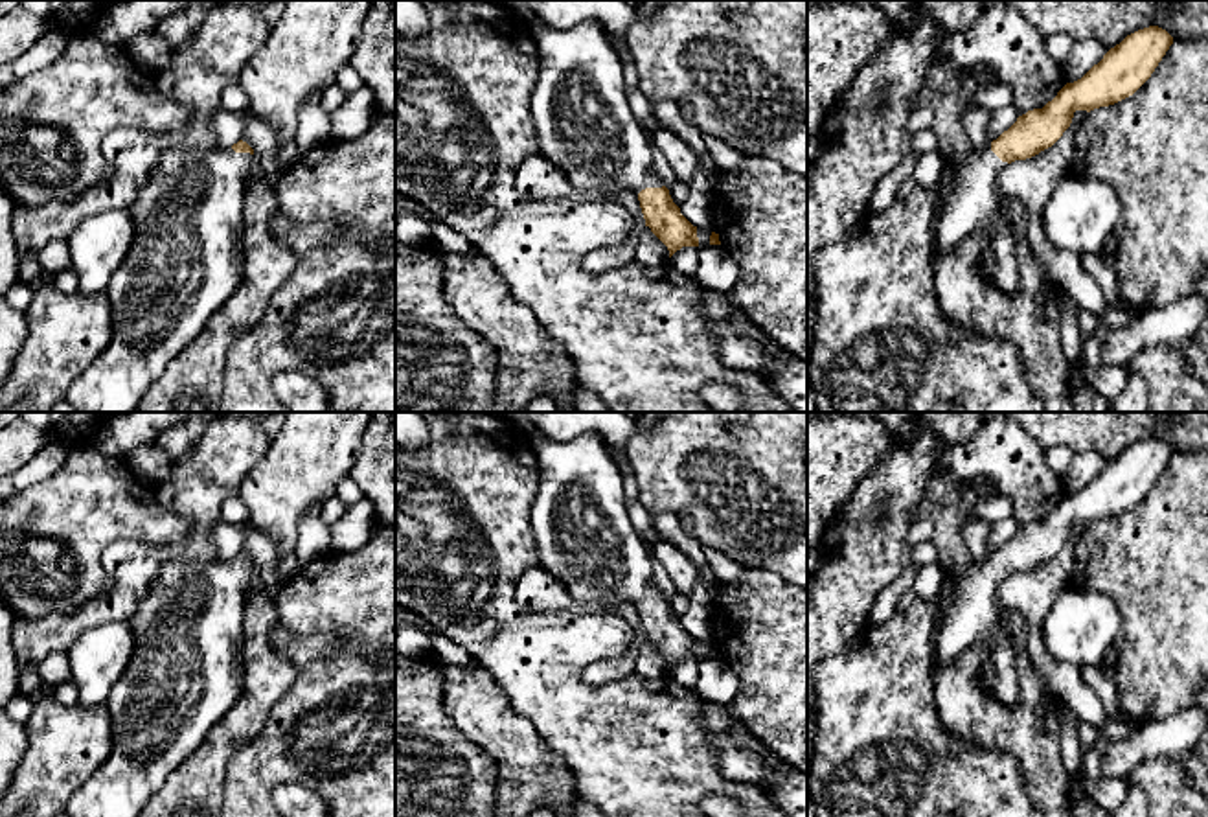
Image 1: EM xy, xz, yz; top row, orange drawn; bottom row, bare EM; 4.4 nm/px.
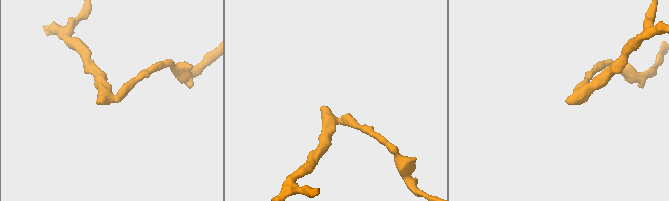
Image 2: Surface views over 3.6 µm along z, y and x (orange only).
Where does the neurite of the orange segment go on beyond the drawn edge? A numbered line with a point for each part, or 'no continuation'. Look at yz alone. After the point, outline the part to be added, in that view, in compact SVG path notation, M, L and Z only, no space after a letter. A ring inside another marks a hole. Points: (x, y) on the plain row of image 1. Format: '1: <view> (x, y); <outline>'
1: yz (975, 609); M991 558L960 565L952 561L952 598L941 616L936 615L932 635L932 668L951 666L971 646L987 648L982 664L982 683L1002 705L1019 703L1019 668L1011 633L1000 629L1008 607L998 598L998 587L1008 578Z

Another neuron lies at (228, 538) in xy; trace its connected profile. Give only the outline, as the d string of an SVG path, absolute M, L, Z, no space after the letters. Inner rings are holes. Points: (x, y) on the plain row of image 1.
M250 521L241 524L219 523L211 532L210 539L217 548L221 559L232 559L243 548L246 534L254 528Z

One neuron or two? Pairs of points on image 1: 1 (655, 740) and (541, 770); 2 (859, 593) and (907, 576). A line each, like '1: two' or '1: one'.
1: two
2: two

